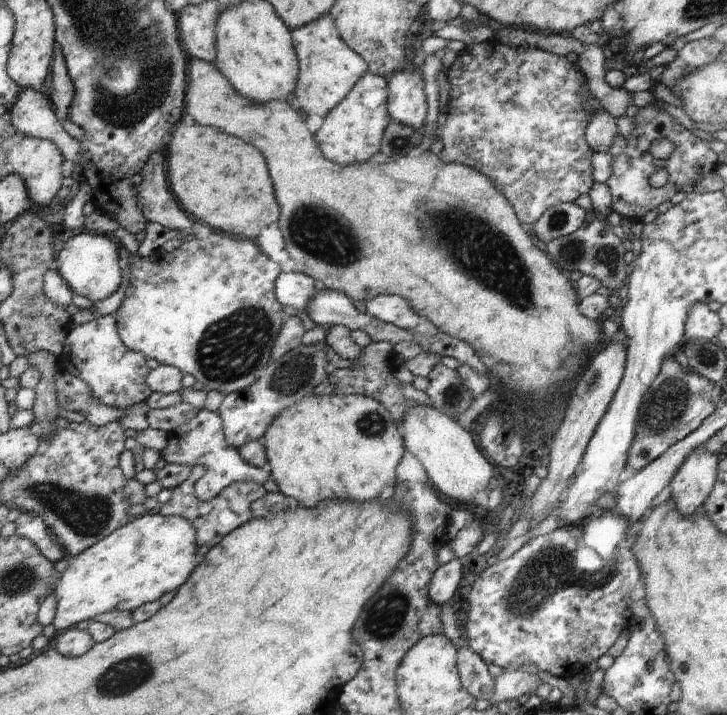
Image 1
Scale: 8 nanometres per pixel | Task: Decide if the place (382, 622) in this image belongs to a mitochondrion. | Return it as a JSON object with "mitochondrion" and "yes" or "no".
{"mitochondrion":"yes"}

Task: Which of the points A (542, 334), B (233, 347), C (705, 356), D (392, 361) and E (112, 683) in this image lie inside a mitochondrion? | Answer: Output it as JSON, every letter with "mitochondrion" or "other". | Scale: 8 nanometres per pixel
{"A":"other","B":"mitochondrion","C":"mitochondrion","D":"other","E":"mitochondrion"}

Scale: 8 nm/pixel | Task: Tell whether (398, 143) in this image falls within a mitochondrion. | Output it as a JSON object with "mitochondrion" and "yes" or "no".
{"mitochondrion":"yes"}

